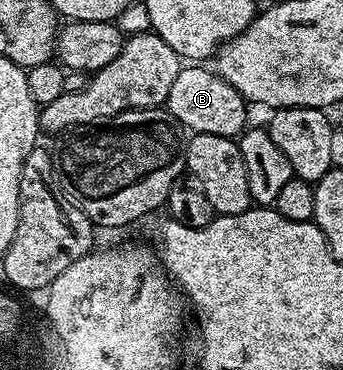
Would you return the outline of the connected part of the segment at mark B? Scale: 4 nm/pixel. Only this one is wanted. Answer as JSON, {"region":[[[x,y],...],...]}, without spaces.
{"region":[[[182,65],[179,76],[175,76],[175,84],[171,84],[165,106],[186,131],[236,139],[247,129],[247,101],[227,80],[221,78],[215,69],[205,66],[208,65]]]}

